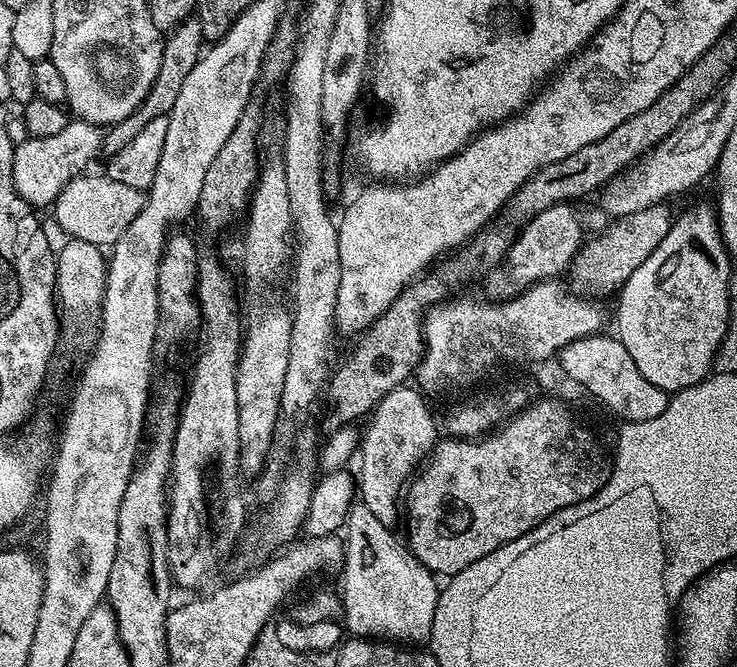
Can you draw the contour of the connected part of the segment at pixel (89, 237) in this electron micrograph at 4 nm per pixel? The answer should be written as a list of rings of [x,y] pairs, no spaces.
[[[107,174],[88,175],[76,176],[61,190],[54,205],[56,224],[65,232],[65,237],[97,246],[111,246],[126,234],[130,222],[142,214],[146,196],[141,189],[125,186]]]

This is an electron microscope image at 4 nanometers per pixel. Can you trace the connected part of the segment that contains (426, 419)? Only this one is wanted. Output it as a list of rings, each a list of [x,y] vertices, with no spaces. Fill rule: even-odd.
[[[401,386],[390,390],[378,401],[375,408],[370,413],[368,425],[363,425],[360,447],[358,449],[358,461],[360,460],[360,476],[358,472],[358,500],[378,518],[378,522],[385,524],[387,528],[395,529],[396,519],[402,516],[402,493],[409,483],[408,468],[419,469],[422,462],[427,461],[432,454],[432,449],[438,443],[436,436],[436,420],[428,410],[424,402],[425,397],[422,395],[419,387]]]

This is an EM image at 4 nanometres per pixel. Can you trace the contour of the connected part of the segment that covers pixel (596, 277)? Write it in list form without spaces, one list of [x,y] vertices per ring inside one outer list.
[[[664,202],[658,203],[640,212],[619,217],[601,236],[593,240],[585,239],[570,265],[572,280],[576,283],[575,291],[585,298],[615,297],[630,274],[634,274],[634,270],[638,270],[638,266],[642,266],[642,262],[646,262],[654,250],[658,250],[662,238],[666,238],[672,229],[674,213],[668,206]]]

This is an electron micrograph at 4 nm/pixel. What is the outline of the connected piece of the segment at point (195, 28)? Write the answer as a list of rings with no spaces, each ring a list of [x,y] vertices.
[[[196,18],[183,20],[173,32],[167,33],[162,50],[162,66],[158,68],[158,78],[154,86],[150,86],[150,94],[146,94],[138,110],[128,115],[122,122],[111,125],[111,128],[105,131],[101,139],[101,153],[105,157],[115,158],[126,146],[134,142],[135,136],[139,135],[146,126],[146,122],[152,122],[154,118],[168,115],[170,110],[174,110],[174,101],[178,98],[186,77],[190,75],[190,70],[194,70],[205,48],[206,41],[202,26]]]

